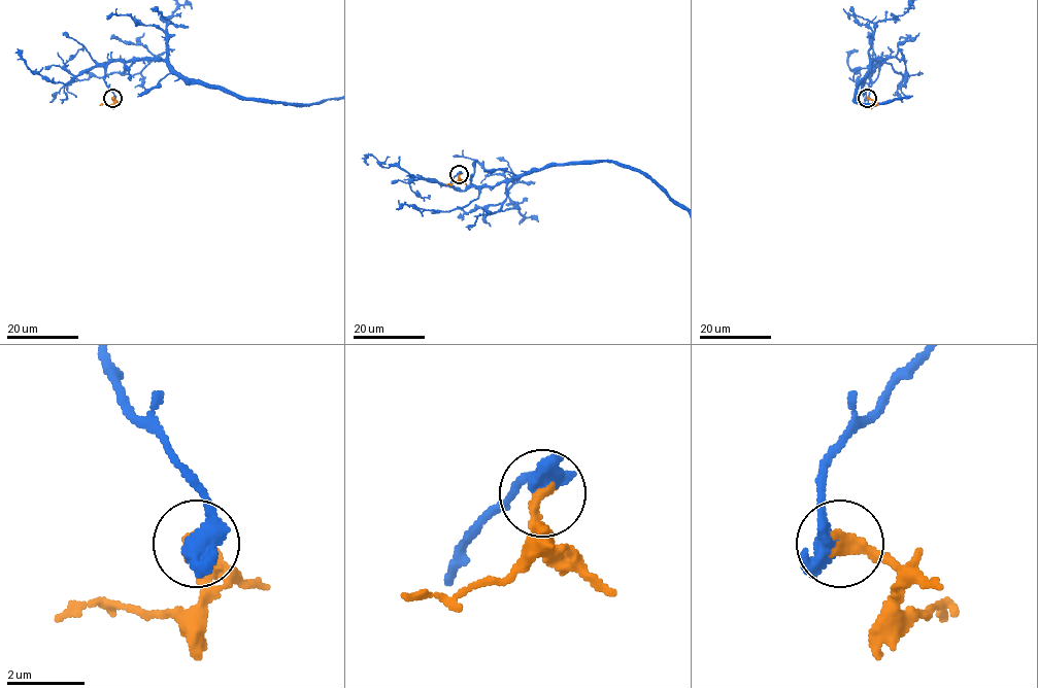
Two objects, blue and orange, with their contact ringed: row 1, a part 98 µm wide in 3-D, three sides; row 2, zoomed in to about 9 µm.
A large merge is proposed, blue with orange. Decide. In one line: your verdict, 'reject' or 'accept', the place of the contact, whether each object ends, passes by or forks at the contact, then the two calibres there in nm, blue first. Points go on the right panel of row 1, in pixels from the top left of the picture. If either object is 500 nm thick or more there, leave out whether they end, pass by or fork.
accept; place (867, 98); blue passes by; orange ends; calibres 420 and 340 nm

